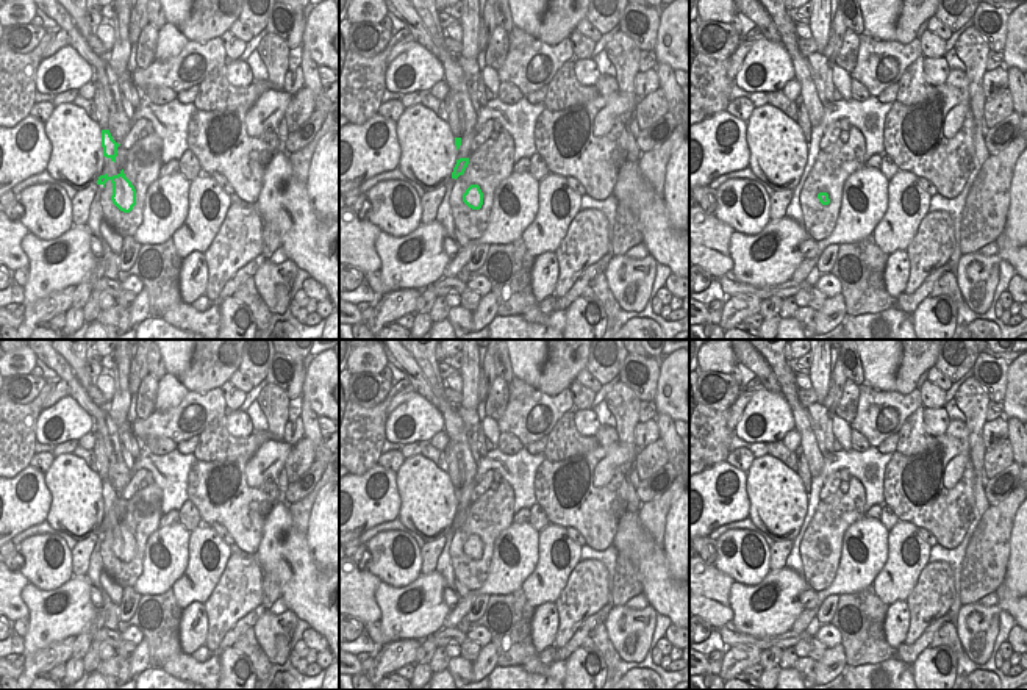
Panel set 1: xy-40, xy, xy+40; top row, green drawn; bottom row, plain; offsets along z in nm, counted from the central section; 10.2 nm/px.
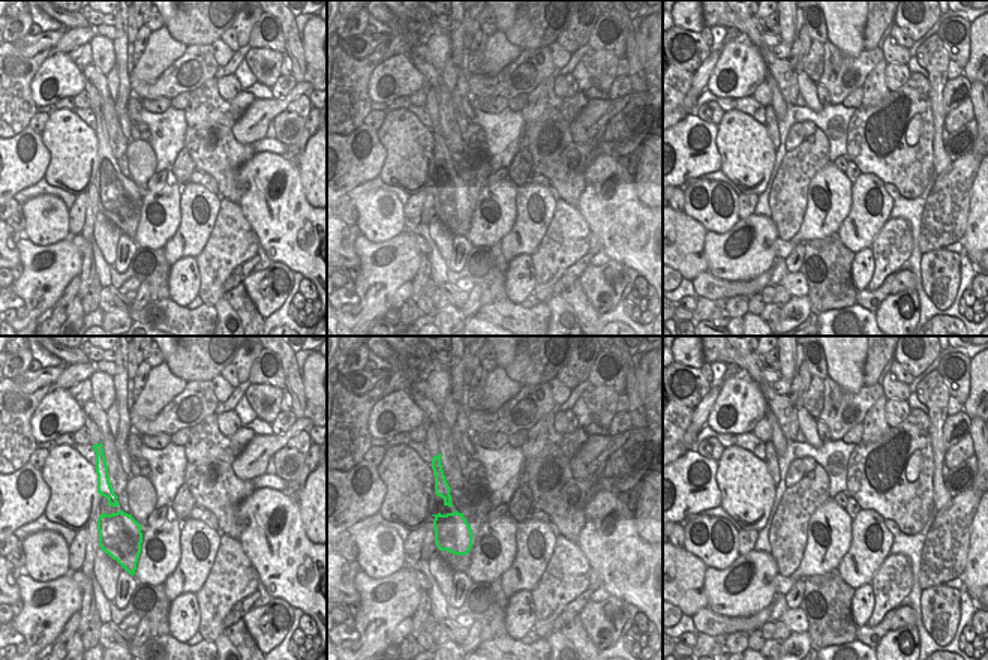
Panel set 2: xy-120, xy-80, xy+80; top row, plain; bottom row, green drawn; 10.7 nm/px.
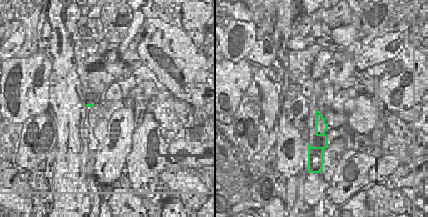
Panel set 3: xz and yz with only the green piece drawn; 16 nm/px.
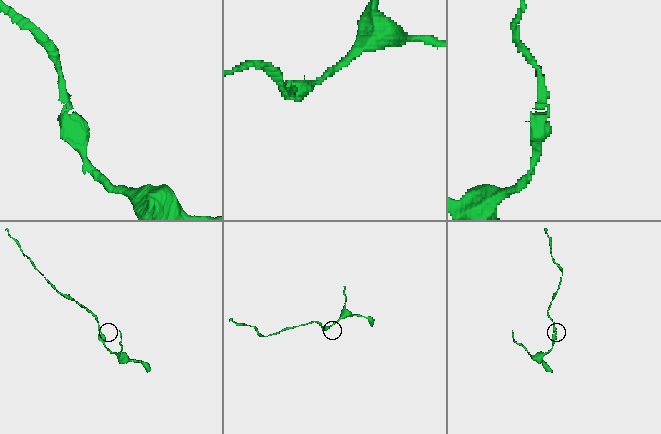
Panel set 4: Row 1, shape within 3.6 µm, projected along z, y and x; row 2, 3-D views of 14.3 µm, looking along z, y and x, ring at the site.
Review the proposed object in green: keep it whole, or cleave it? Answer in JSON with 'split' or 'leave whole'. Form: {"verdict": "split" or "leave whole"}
{"verdict": "leave whole"}

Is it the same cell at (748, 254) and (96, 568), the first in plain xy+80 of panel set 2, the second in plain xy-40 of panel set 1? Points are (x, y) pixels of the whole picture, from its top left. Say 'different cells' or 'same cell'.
different cells

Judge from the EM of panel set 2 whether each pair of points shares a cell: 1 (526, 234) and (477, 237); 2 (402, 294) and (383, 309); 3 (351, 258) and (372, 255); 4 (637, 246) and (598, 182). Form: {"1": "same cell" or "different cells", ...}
{"1": "different cells", "2": "same cell", "3": "different cells", "4": "same cell"}

